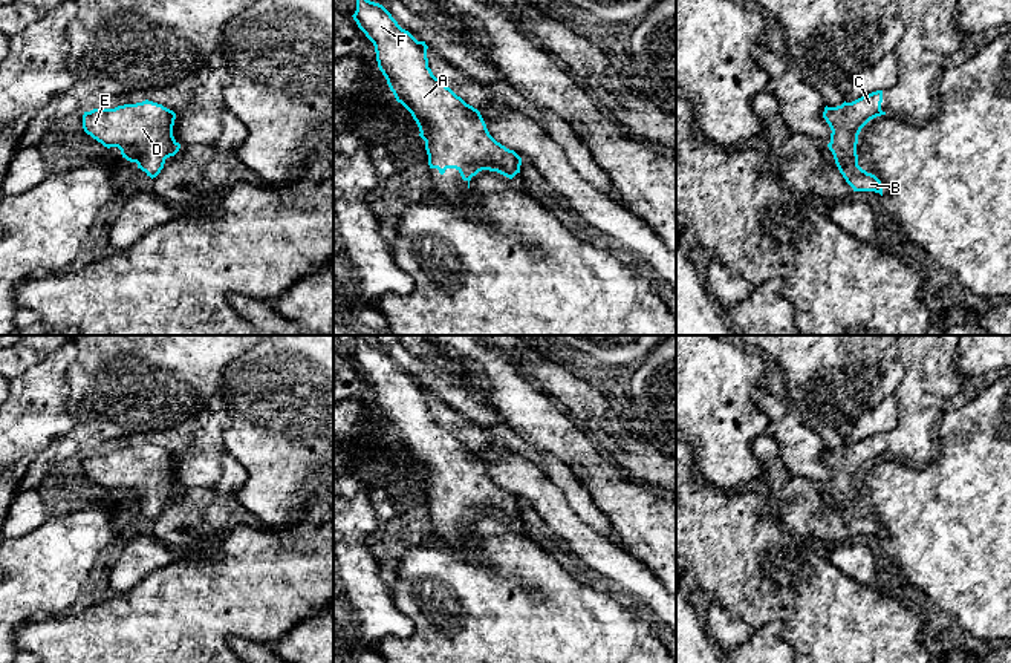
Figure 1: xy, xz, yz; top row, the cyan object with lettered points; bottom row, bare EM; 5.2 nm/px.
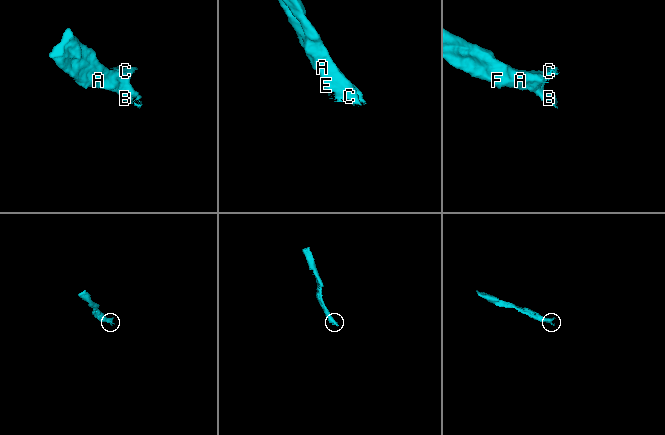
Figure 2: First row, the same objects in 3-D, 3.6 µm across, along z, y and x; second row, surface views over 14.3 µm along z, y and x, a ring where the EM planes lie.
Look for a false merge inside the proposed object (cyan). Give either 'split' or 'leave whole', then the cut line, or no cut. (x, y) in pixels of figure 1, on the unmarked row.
leave whole | no cut

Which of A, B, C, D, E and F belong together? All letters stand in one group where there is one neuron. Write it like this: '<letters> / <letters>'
A B C D E F

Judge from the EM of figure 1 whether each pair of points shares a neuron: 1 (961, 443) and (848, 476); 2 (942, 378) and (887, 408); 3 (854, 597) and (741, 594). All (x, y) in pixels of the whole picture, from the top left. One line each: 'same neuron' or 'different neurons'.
1: different neurons
2: different neurons
3: same neuron

